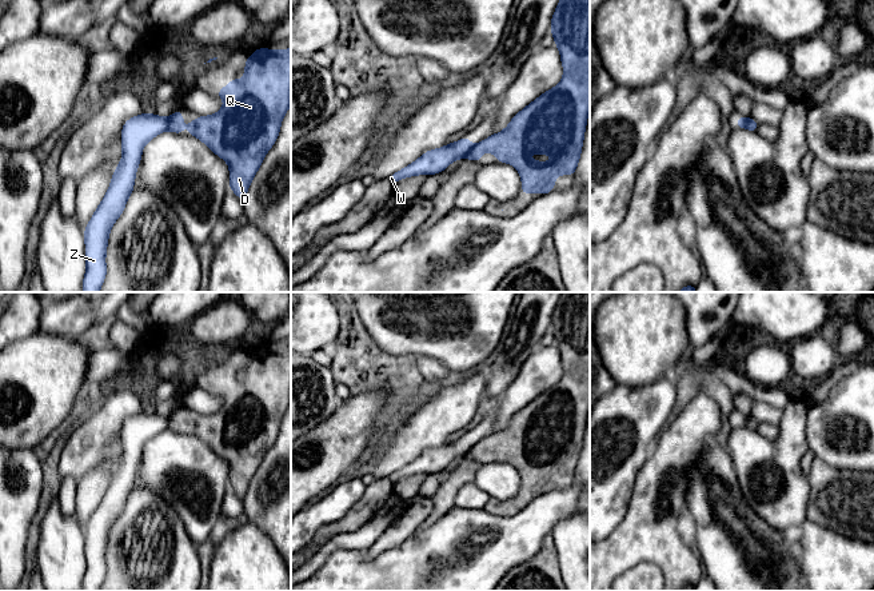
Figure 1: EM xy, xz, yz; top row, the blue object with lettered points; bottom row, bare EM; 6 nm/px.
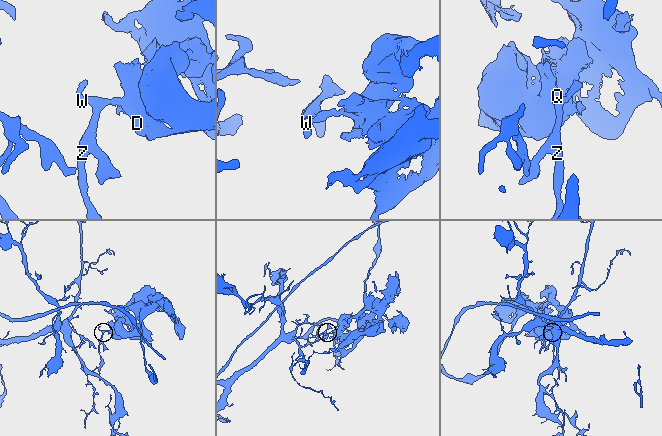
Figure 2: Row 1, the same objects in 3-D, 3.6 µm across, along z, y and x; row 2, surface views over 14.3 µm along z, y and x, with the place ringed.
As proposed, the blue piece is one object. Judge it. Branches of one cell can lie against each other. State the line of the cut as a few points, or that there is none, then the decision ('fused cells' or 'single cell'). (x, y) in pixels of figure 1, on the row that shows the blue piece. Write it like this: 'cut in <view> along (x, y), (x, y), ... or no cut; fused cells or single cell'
cut in xy along (170, 118), (167, 128); fused cells

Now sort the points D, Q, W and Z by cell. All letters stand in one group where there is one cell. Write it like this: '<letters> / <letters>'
D Q / W Z

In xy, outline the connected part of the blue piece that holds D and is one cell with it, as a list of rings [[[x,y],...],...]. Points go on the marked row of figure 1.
[[[259,47],[246,60],[244,80],[234,77],[216,96],[224,100],[222,109],[191,120],[188,133],[227,161],[230,188],[244,200],[291,107],[291,48]]]

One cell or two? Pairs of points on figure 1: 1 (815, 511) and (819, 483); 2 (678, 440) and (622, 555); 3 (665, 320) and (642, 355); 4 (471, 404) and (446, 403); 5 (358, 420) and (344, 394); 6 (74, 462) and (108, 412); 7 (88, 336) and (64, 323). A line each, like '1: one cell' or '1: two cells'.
1: one cell
2: one cell
3: one cell
4: one cell
5: two cells
6: one cell
7: two cells

